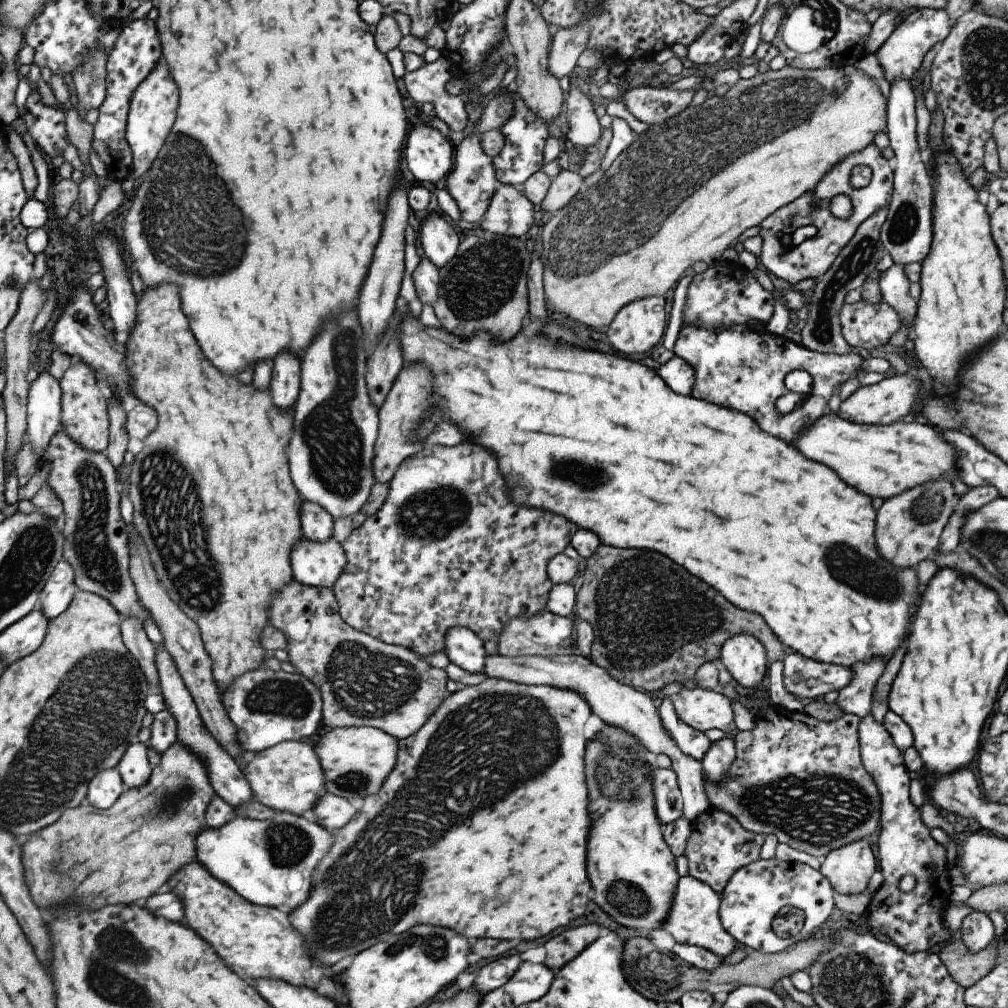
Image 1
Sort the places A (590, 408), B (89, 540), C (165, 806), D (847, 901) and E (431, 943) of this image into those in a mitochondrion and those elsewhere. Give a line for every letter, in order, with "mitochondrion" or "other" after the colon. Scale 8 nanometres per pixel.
A: other
B: mitochondrion
C: mitochondrion
D: other
E: mitochondrion

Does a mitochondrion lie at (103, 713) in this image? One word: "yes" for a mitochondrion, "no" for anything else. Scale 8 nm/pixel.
yes

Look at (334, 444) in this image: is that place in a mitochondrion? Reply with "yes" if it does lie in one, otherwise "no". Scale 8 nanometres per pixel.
yes

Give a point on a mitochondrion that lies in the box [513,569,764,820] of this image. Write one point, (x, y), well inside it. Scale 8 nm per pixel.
(621, 774)

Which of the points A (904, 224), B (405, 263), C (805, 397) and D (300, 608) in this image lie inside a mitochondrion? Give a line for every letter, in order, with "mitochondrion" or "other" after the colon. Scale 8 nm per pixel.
A: mitochondrion
B: other
C: other
D: other

